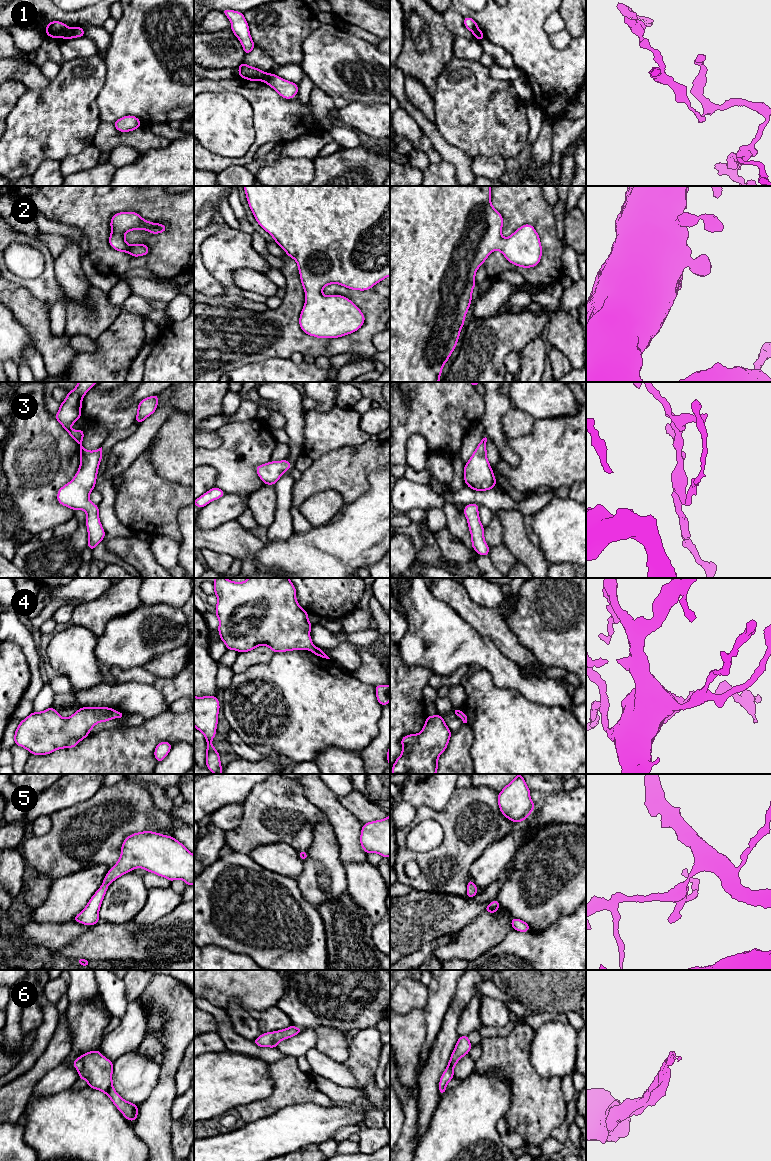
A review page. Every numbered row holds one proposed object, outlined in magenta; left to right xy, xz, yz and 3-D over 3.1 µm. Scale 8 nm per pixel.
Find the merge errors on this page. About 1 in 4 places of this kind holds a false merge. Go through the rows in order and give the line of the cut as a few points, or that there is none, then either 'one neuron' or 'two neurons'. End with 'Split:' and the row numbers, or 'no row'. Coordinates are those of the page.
1: cut in xy along (69, 27), (64, 37); two neurons
2: no cut; one neuron
3: no cut; one neuron
4: no cut; one neuron
5: no cut; one neuron
6: no cut; one neuron
Split: 1

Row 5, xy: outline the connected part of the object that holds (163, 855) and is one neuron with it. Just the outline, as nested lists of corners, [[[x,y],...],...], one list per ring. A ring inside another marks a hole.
[[[152,831],[133,833],[125,838],[120,858],[107,872],[103,884],[73,921],[86,926],[98,923],[108,885],[135,868],[143,868],[170,882],[182,879],[186,885],[194,885],[194,855],[182,843]]]

